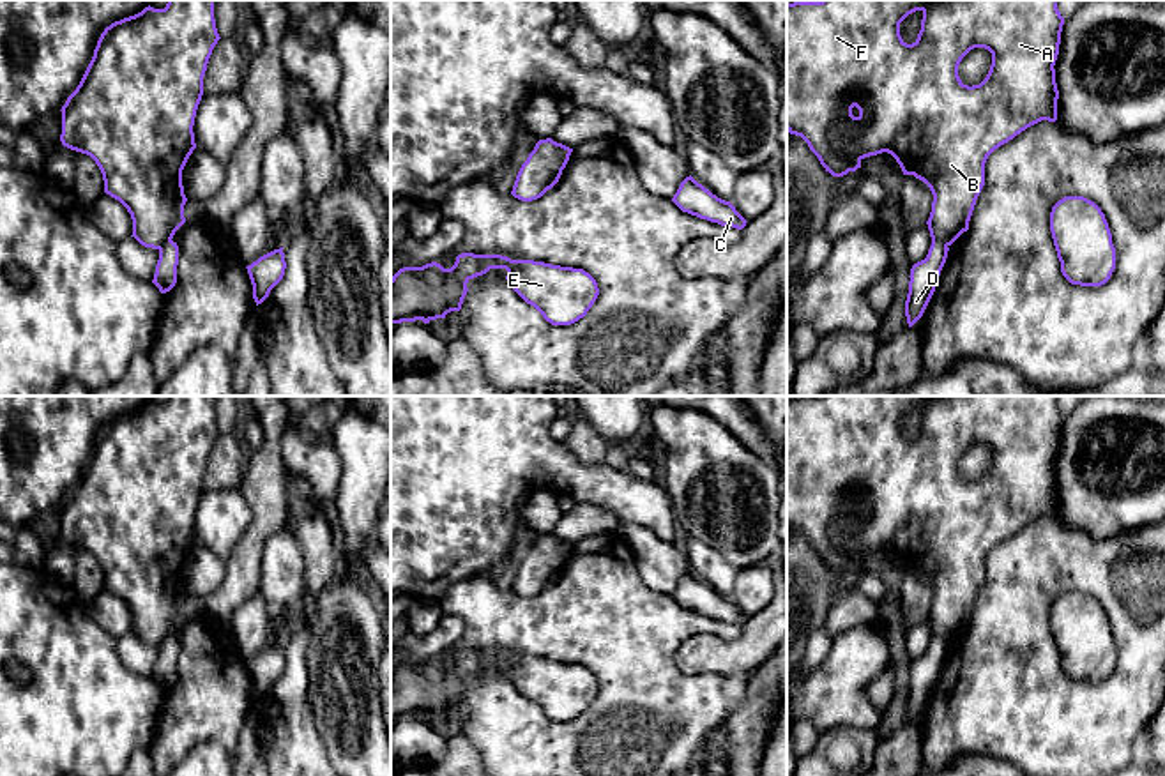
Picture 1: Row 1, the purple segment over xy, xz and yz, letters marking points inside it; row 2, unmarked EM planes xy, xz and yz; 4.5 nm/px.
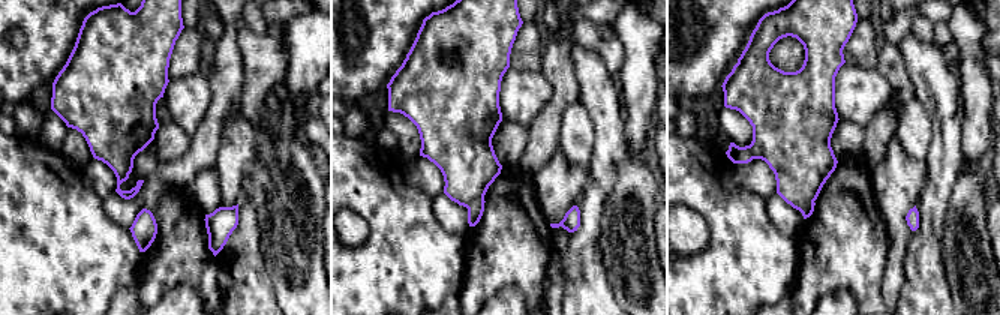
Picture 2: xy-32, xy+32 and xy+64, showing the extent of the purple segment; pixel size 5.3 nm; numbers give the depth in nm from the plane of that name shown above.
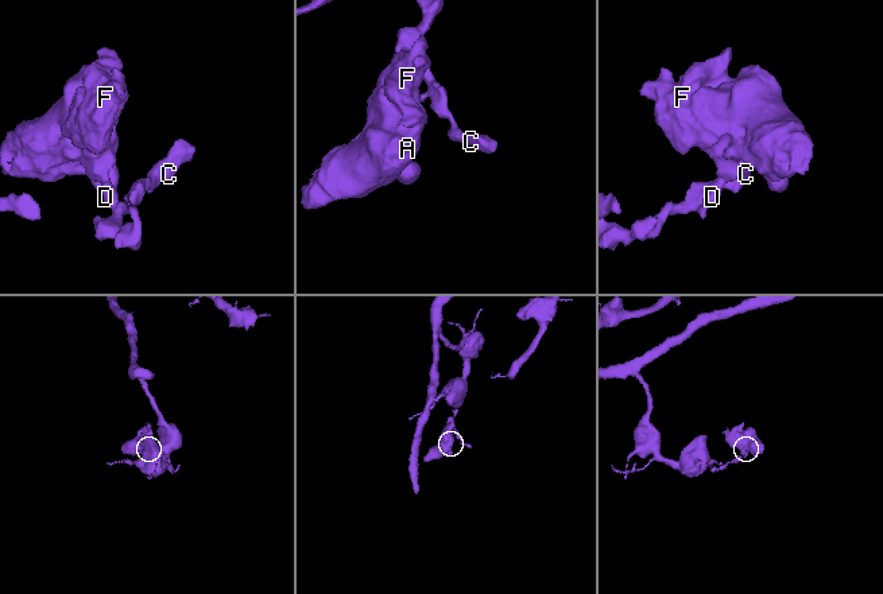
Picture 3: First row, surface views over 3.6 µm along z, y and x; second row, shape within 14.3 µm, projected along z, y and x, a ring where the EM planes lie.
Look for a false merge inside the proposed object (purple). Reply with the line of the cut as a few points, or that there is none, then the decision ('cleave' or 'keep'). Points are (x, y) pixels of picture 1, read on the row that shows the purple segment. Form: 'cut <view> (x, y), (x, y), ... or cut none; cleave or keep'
cut yz (932, 239), (946, 246); cleave

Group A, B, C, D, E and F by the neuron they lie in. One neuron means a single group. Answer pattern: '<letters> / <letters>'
A B E F / C D

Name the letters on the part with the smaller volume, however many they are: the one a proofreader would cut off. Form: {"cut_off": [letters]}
{"cut_off": ["A", "B", "E", "F"]}

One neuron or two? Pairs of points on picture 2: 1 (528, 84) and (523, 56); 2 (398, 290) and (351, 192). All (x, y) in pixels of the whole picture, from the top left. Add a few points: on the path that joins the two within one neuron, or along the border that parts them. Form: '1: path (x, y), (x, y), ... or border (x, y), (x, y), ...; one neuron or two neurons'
1: border (510, 66), (538, 71); two neurons
2: path (398, 266), (398, 237), (375, 215); one neuron

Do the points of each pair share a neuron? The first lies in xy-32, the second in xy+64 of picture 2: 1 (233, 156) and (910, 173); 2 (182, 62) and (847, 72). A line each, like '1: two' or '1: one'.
1: two
2: two

